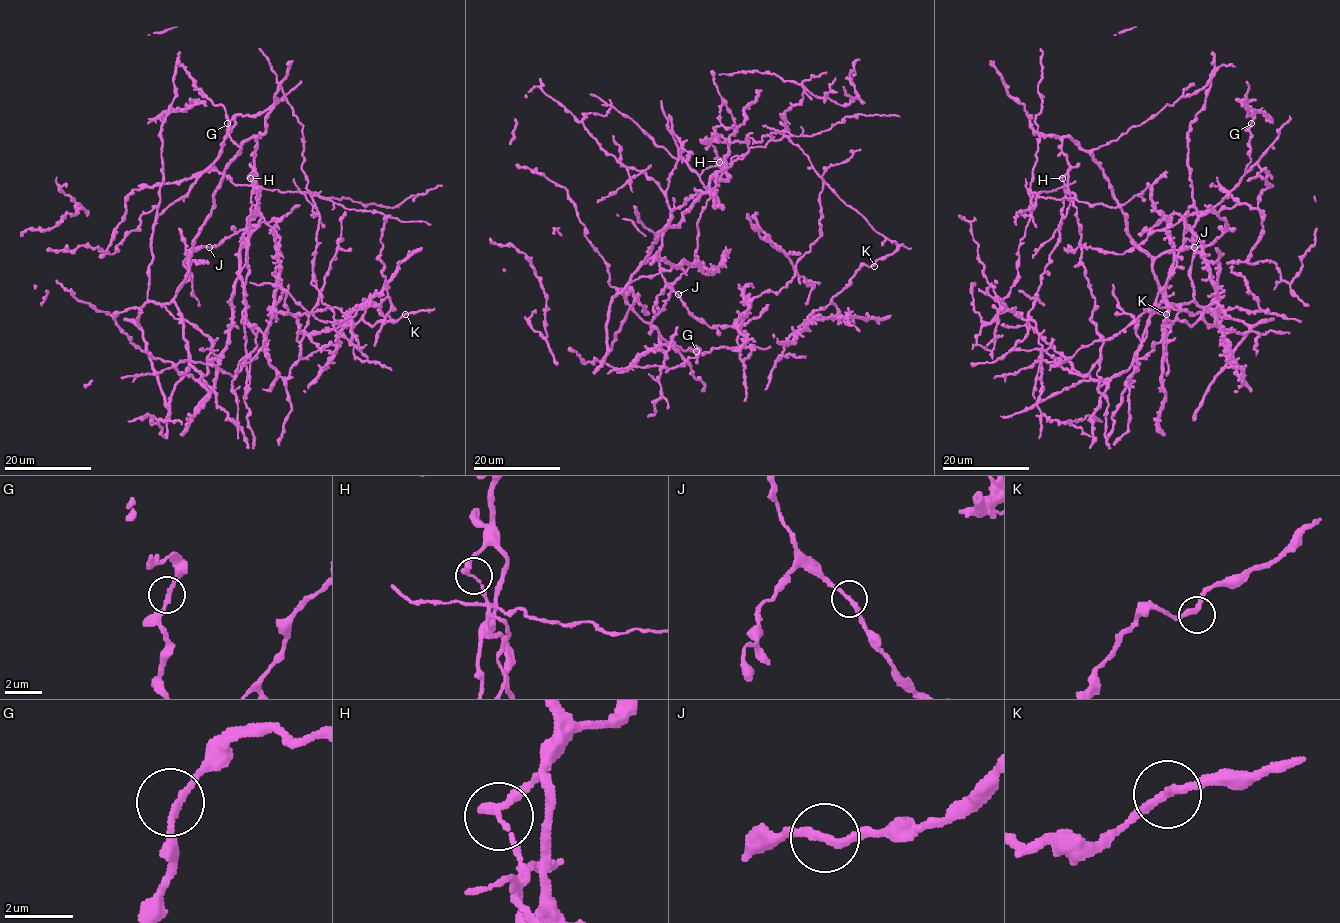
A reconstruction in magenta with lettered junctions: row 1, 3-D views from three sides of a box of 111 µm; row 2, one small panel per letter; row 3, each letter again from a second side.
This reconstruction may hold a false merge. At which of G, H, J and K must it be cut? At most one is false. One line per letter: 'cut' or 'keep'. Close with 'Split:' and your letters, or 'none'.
G: keep
H: cut
J: keep
K: keep
Split: H

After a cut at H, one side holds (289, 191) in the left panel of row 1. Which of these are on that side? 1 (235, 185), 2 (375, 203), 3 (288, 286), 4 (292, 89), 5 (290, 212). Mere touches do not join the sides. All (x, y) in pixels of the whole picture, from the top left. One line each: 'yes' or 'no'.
1: yes
2: yes
3: no
4: no
5: no

